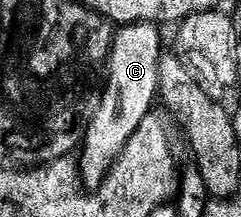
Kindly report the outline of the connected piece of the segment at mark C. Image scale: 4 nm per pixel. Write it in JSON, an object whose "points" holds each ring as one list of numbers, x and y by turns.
{"points":[[126,24,113,37,104,103,84,134,82,151,78,156,80,178,89,190,95,190,103,184,138,126,142,126,142,122,153,115,152,107,158,104,158,66,162,55,159,31,161,29,156,24]]}

